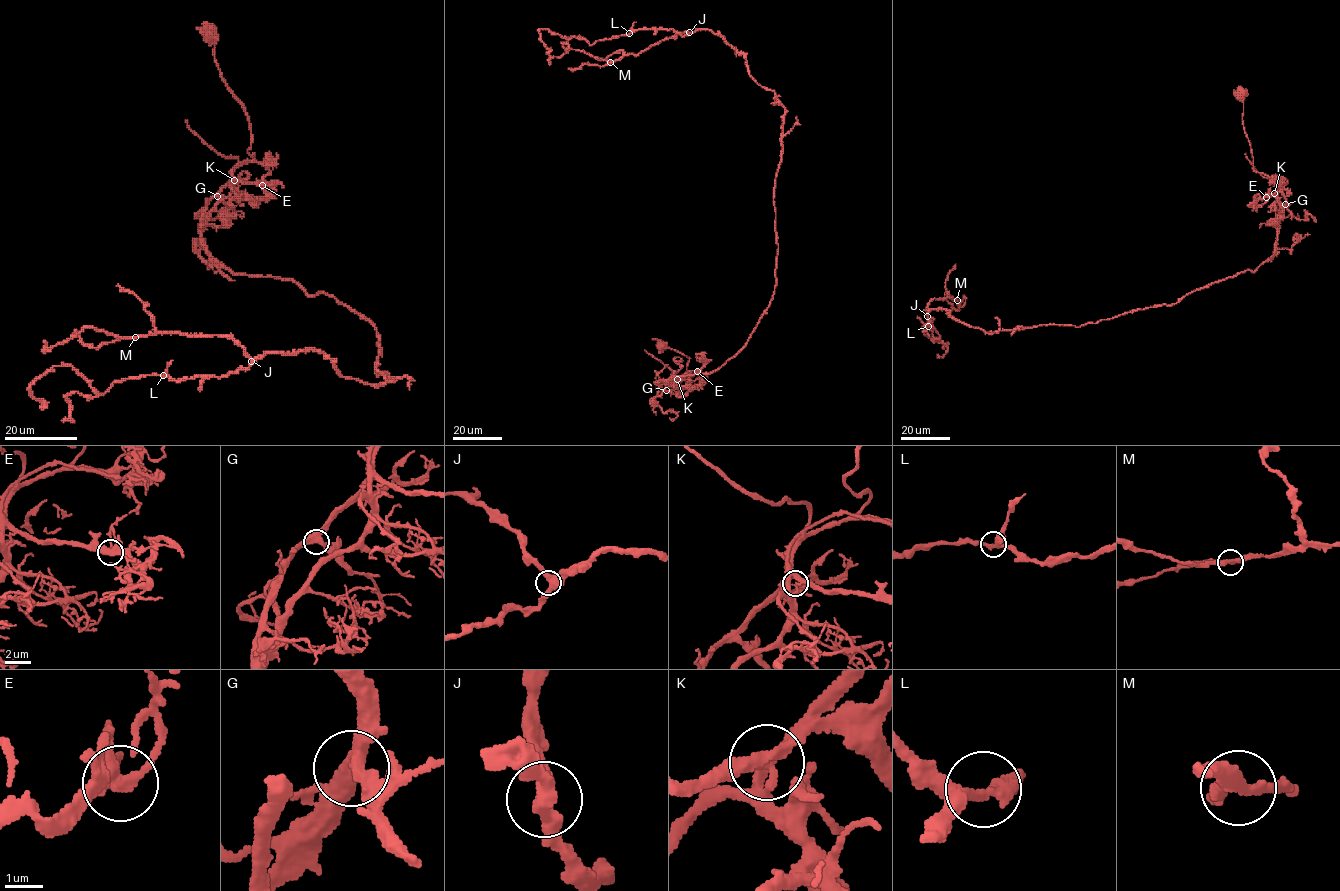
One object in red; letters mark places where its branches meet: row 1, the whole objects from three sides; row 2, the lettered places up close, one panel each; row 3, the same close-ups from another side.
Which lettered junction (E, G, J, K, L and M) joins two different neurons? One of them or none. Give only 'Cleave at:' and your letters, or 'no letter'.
Cleave at: K

